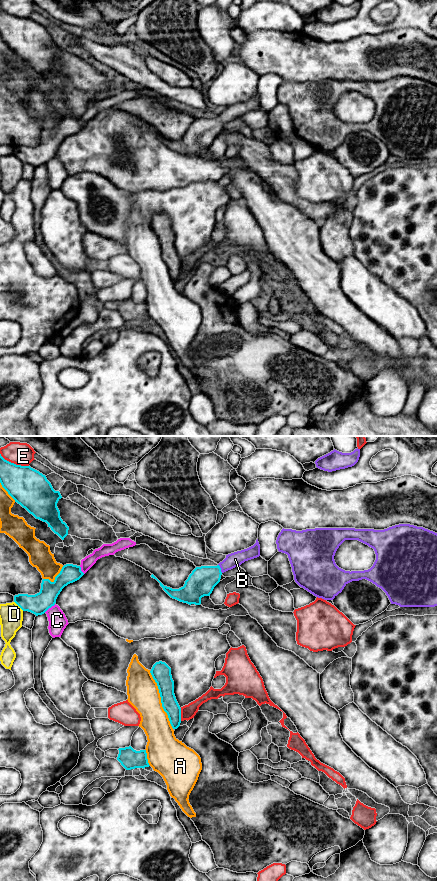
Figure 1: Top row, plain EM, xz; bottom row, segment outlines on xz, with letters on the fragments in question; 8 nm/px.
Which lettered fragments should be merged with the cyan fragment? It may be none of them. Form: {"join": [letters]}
{"join": ["B"]}

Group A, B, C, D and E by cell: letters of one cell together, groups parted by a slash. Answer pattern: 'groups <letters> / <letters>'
groups A / B / C / D / E

